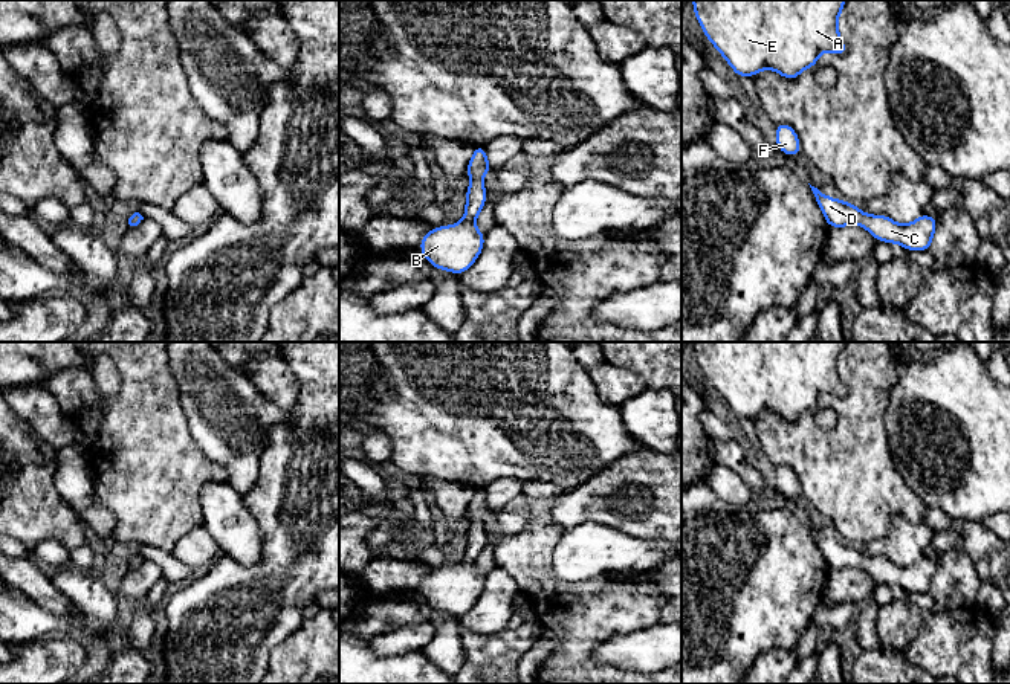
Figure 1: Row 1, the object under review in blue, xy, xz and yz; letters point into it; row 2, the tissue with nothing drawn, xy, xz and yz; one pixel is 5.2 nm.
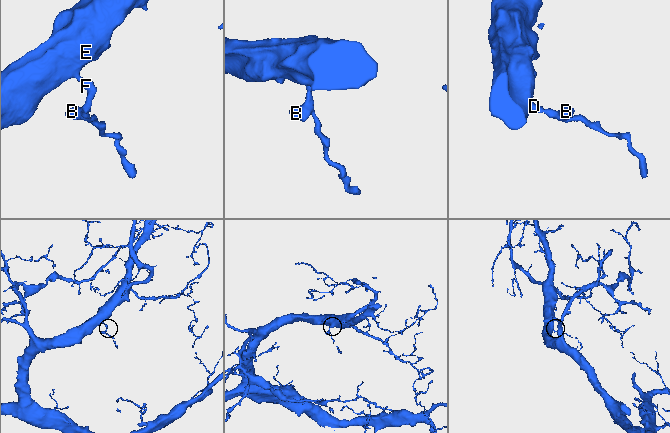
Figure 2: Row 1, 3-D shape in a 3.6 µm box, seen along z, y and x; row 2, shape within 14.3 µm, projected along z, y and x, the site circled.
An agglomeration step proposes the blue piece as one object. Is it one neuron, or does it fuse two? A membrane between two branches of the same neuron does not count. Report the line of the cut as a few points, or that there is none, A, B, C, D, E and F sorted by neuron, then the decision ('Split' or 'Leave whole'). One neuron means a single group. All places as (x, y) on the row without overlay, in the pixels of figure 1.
No split. Groups: A B C D E F. Leave whole

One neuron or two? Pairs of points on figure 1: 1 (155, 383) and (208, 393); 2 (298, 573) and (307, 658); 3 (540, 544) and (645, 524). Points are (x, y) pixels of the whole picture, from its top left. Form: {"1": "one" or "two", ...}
{"1": "two", "2": "two", "3": "two"}

